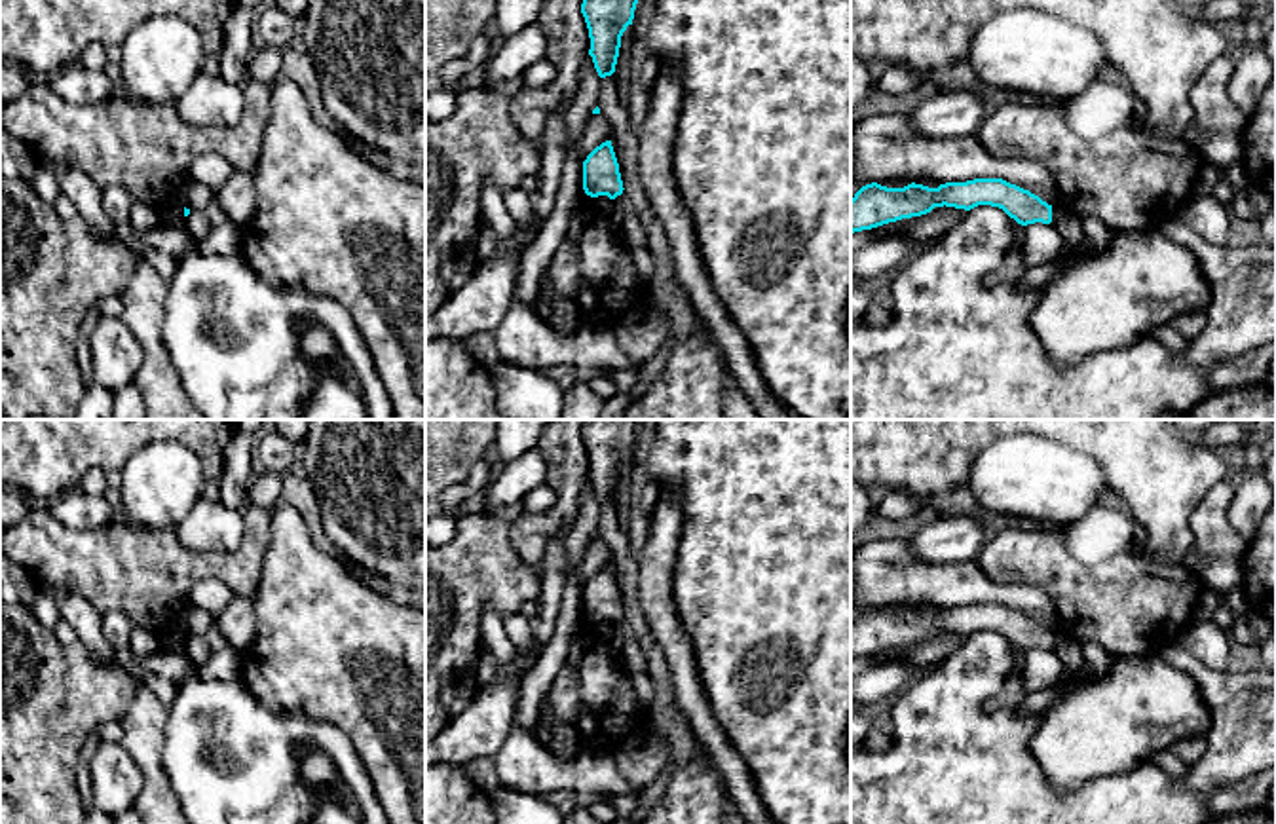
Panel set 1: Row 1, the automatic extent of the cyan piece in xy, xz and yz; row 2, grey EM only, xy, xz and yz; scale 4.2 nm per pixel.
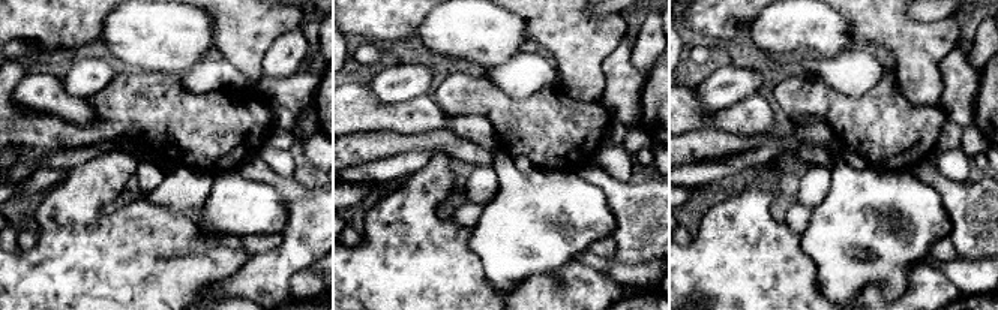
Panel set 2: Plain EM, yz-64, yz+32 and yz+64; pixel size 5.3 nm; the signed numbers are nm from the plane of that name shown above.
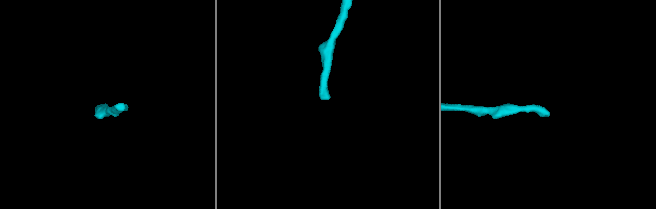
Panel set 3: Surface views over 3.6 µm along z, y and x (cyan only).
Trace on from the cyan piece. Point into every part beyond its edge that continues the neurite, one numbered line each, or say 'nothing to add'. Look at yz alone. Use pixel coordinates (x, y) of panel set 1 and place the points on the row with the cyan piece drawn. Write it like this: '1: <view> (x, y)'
nothing to add

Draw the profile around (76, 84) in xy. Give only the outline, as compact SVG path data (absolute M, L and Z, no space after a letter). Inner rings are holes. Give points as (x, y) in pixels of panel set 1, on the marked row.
M82 63L55 72L47 78L47 85L72 104L101 103L118 93L104 70L89 70Z

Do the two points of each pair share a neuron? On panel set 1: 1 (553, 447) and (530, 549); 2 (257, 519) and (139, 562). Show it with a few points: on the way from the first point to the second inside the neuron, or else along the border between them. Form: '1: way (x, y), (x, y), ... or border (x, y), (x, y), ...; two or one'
1: way (564, 471), (564, 507), (547, 524); one
2: way (243, 553), (234, 562), (173, 562); one

